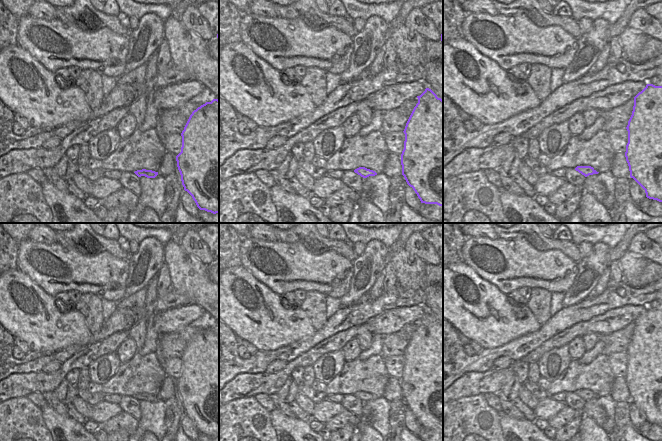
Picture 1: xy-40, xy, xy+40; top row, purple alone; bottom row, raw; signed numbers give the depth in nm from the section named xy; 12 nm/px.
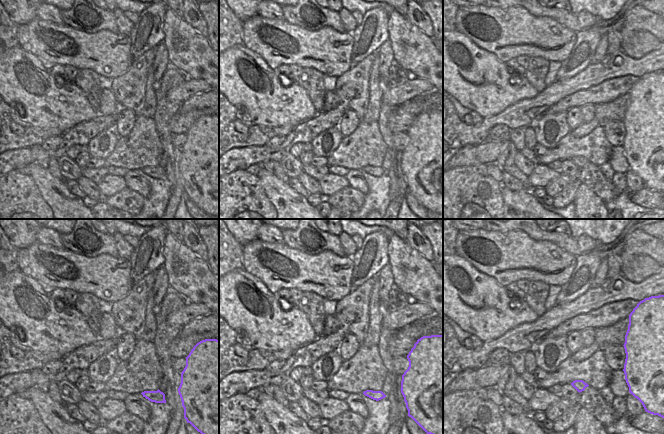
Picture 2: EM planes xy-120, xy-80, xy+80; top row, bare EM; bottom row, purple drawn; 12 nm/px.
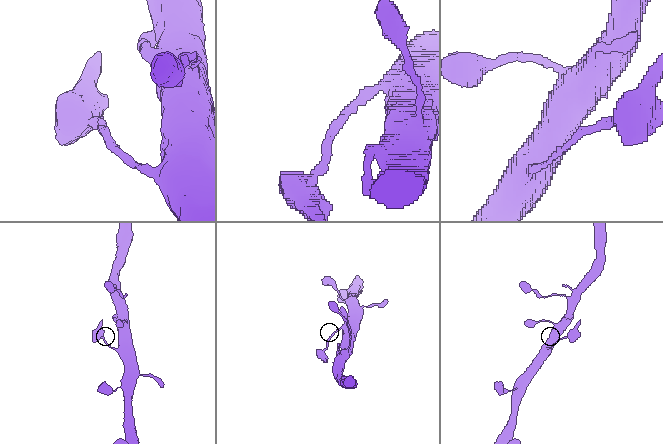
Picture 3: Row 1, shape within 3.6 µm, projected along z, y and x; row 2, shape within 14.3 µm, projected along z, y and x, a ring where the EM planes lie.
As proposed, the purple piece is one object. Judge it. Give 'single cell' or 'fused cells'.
fused cells

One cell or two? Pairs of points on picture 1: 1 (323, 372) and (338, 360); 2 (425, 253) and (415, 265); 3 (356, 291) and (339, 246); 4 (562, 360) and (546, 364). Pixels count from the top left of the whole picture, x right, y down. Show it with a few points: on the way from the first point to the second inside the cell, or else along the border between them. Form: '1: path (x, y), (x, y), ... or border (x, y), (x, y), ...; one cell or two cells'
1: path (327, 368), (334, 361); one cell
2: border (403, 248), (426, 263); two cells
3: border (357, 256), (351, 261); two cells
4: path (558, 360), (550, 364); one cell

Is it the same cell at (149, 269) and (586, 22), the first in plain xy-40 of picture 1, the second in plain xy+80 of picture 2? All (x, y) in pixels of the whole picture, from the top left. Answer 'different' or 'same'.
different

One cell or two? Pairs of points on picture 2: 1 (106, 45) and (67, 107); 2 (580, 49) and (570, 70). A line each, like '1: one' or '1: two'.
1: two
2: one

